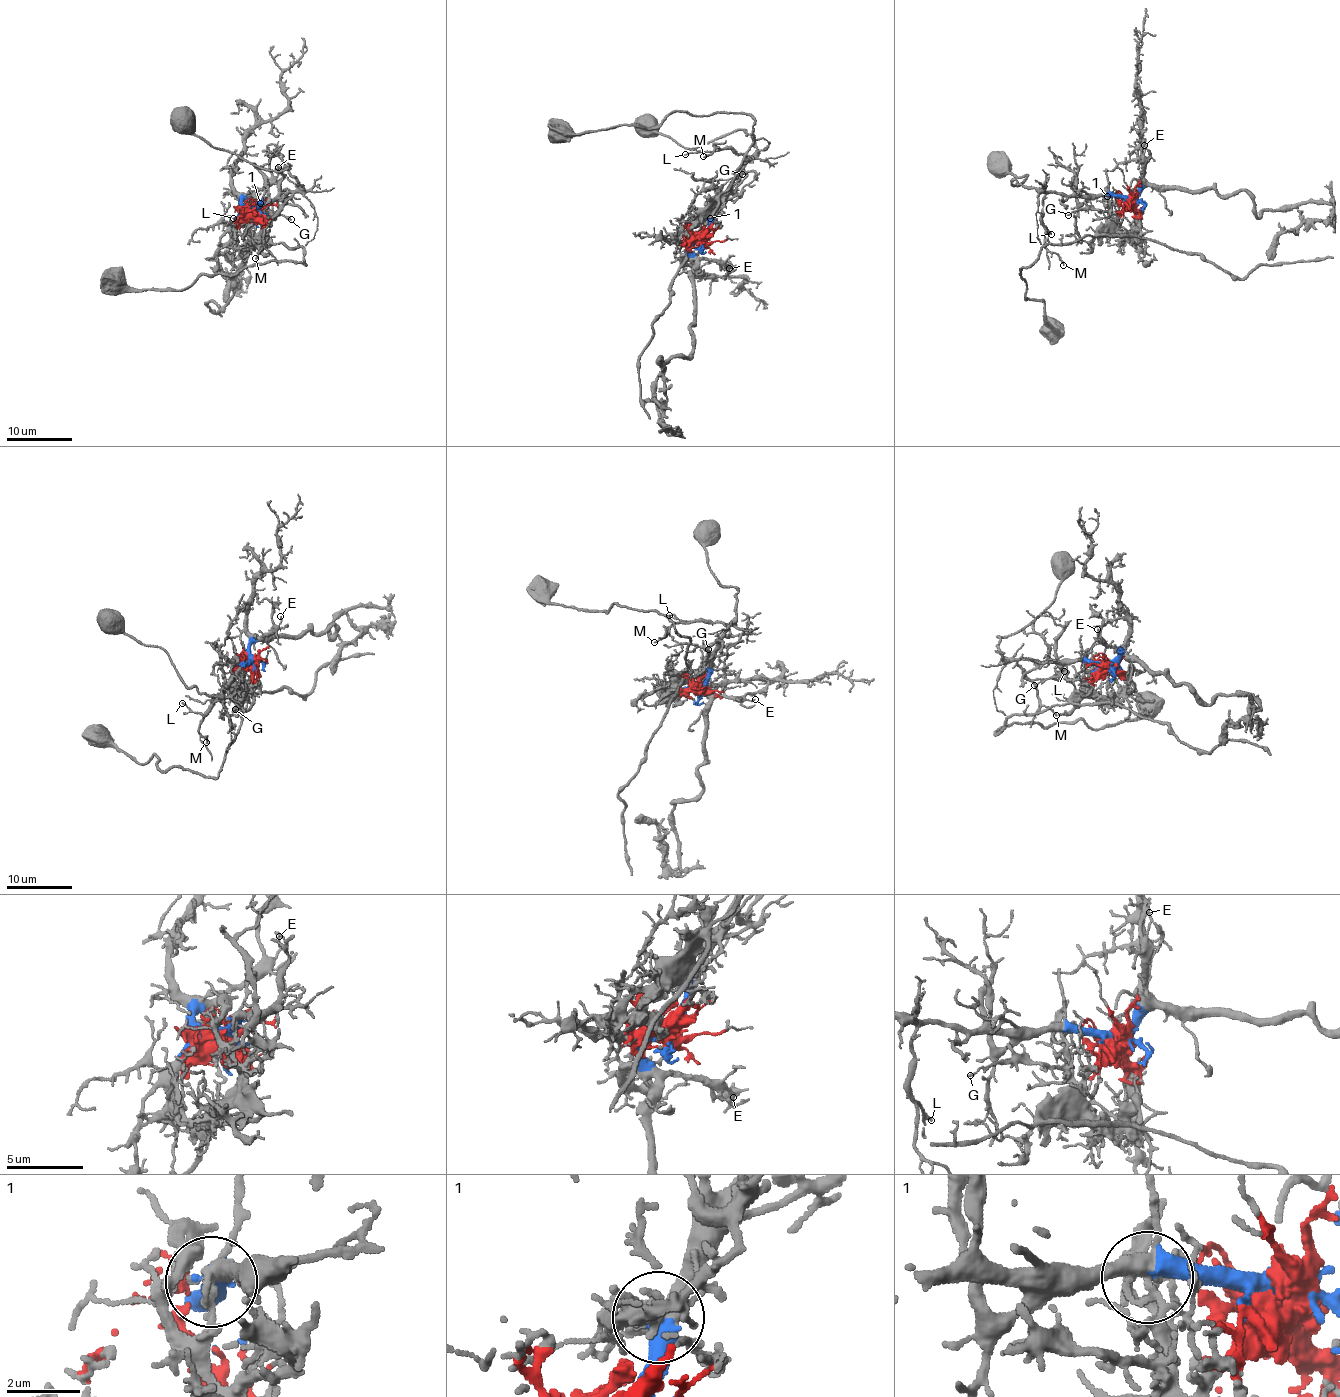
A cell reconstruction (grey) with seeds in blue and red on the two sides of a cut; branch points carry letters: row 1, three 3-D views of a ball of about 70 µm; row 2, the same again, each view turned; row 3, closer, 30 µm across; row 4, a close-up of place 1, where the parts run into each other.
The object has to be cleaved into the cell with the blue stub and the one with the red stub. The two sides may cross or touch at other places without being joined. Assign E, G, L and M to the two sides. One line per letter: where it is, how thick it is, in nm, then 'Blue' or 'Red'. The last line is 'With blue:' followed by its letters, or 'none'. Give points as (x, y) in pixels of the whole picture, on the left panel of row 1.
E: Place: (278, 167). Thickness 120 nm. Blue
G: Place: (291, 219). Thickness 100 nm. Red
L: Place: (233, 218). Thickness 140 nm. Blue
M: Place: (255, 258). Thickness 140 nm. Blue
With blue: E, L, M

